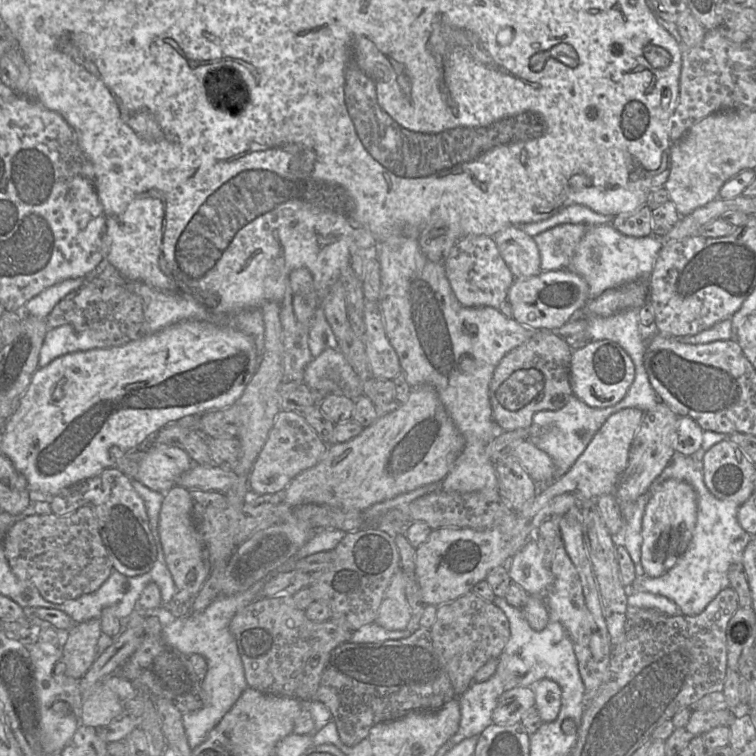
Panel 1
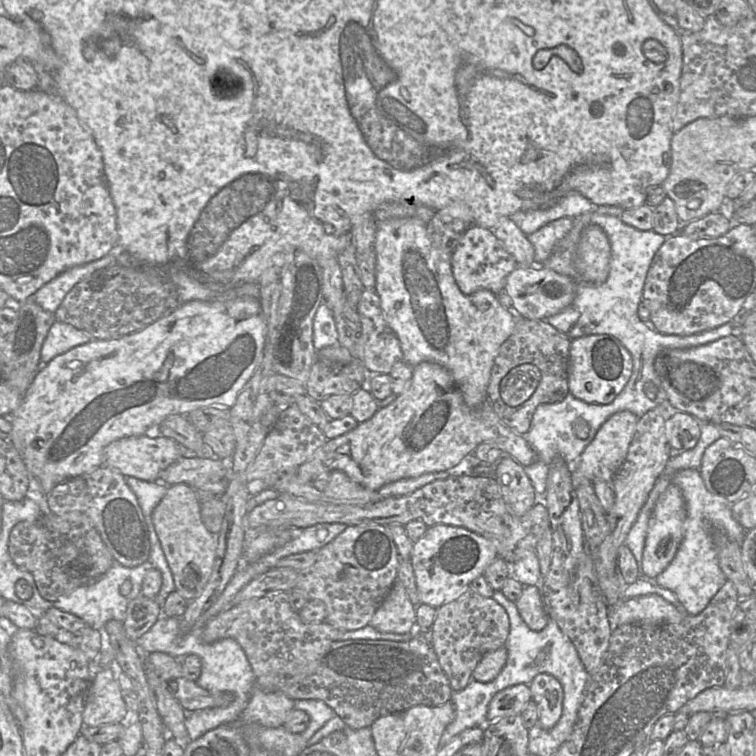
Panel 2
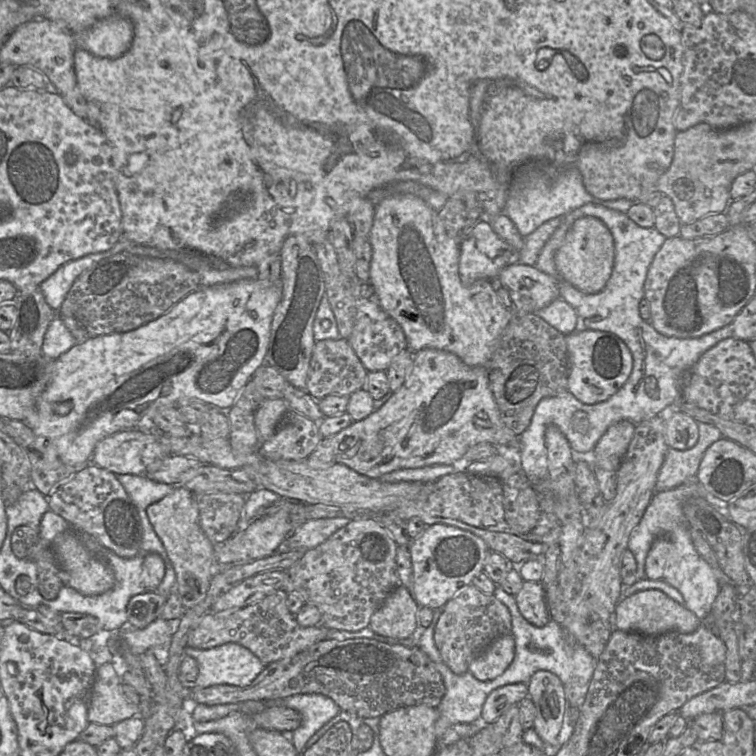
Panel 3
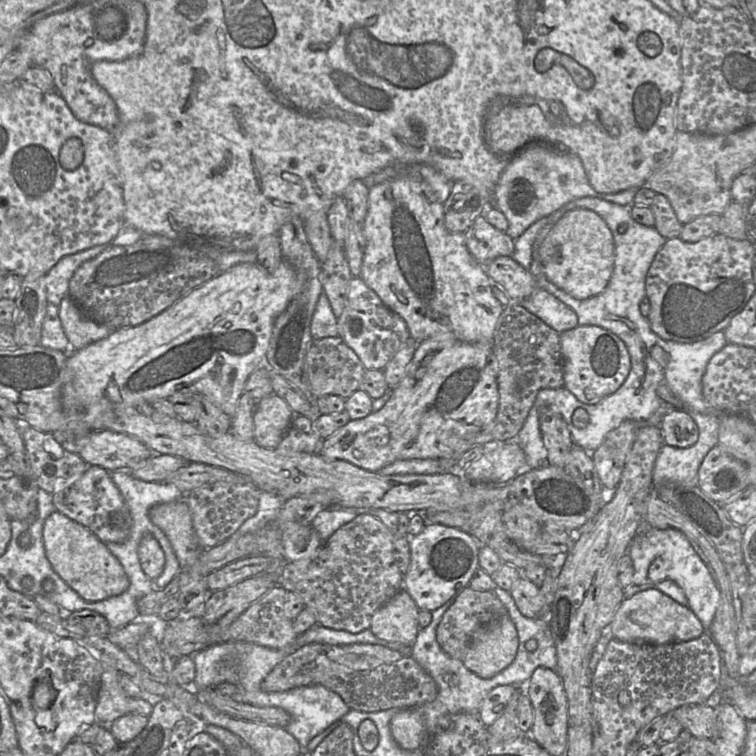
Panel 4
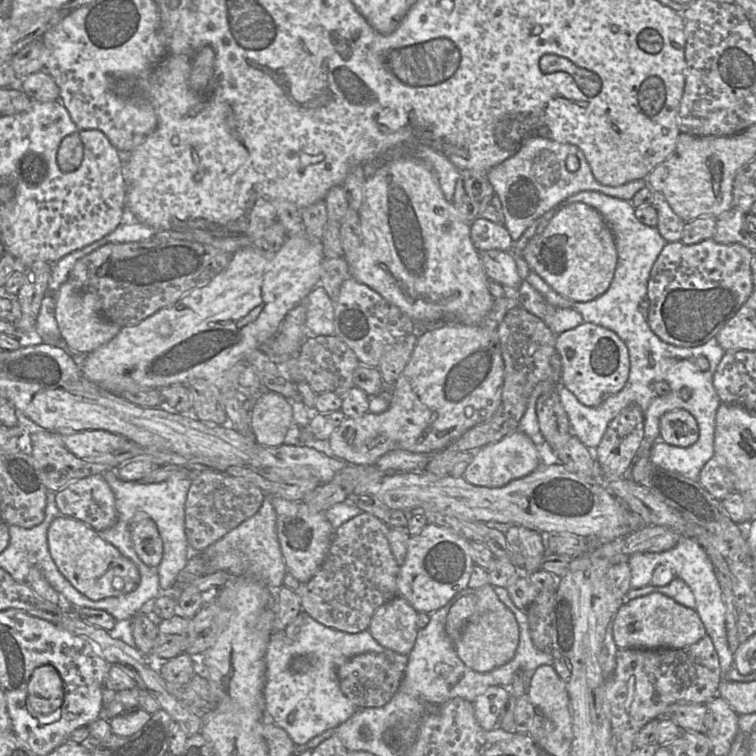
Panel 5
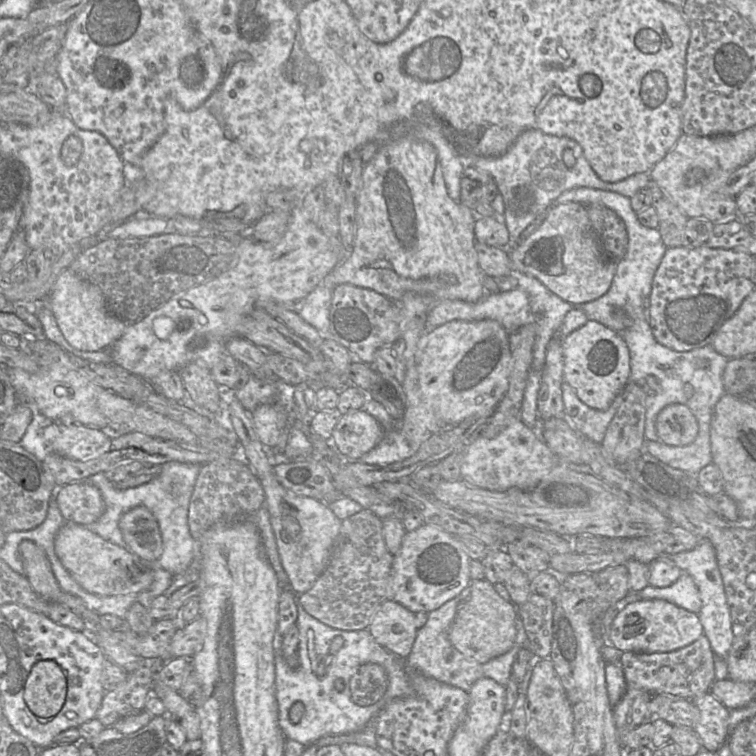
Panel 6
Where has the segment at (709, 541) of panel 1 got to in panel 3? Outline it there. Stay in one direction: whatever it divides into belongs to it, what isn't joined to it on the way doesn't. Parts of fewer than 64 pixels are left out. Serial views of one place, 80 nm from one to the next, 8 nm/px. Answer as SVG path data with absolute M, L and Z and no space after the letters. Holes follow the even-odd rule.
M698 422L698 427L699 439L692 448L677 450L669 447L667 450L657 476L655 494L640 522L631 532L628 549L637 561L636 577L638 581L646 578L646 558L654 541L658 537L668 539L671 542L671 550L668 553L662 580L679 590L684 597L685 607L700 620L704 620L711 612L713 603L720 592L721 583L714 569L699 555L693 545L689 523L683 513L683 504L689 497L699 496L706 499L720 512L727 514L727 502L708 492L696 477L706 450L724 436L714 425Z

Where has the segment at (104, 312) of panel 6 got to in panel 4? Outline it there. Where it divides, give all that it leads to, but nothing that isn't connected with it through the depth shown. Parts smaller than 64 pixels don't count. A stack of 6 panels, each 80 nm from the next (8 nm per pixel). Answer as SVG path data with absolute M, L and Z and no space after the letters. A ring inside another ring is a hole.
M69 295L62 299L58 308L63 330L73 350L80 350L112 332L109 328L85 317Z

